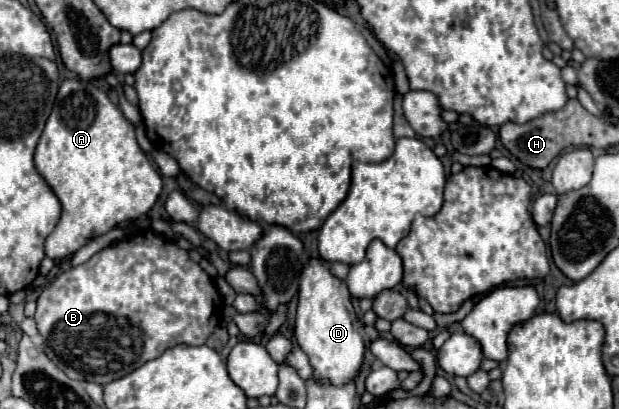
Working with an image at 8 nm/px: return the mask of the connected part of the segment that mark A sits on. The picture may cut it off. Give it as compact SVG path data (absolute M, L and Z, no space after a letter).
M66 79L38 141L34 163L62 203L62 217L46 237L46 255L64 259L122 221L146 215L162 191L162 177L140 149L132 123L96 85Z

